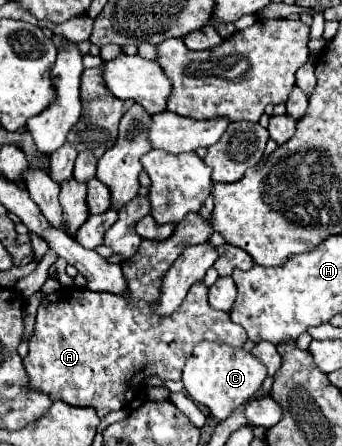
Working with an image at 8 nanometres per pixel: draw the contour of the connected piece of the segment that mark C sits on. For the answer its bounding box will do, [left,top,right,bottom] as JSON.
[183,341,267,419]

